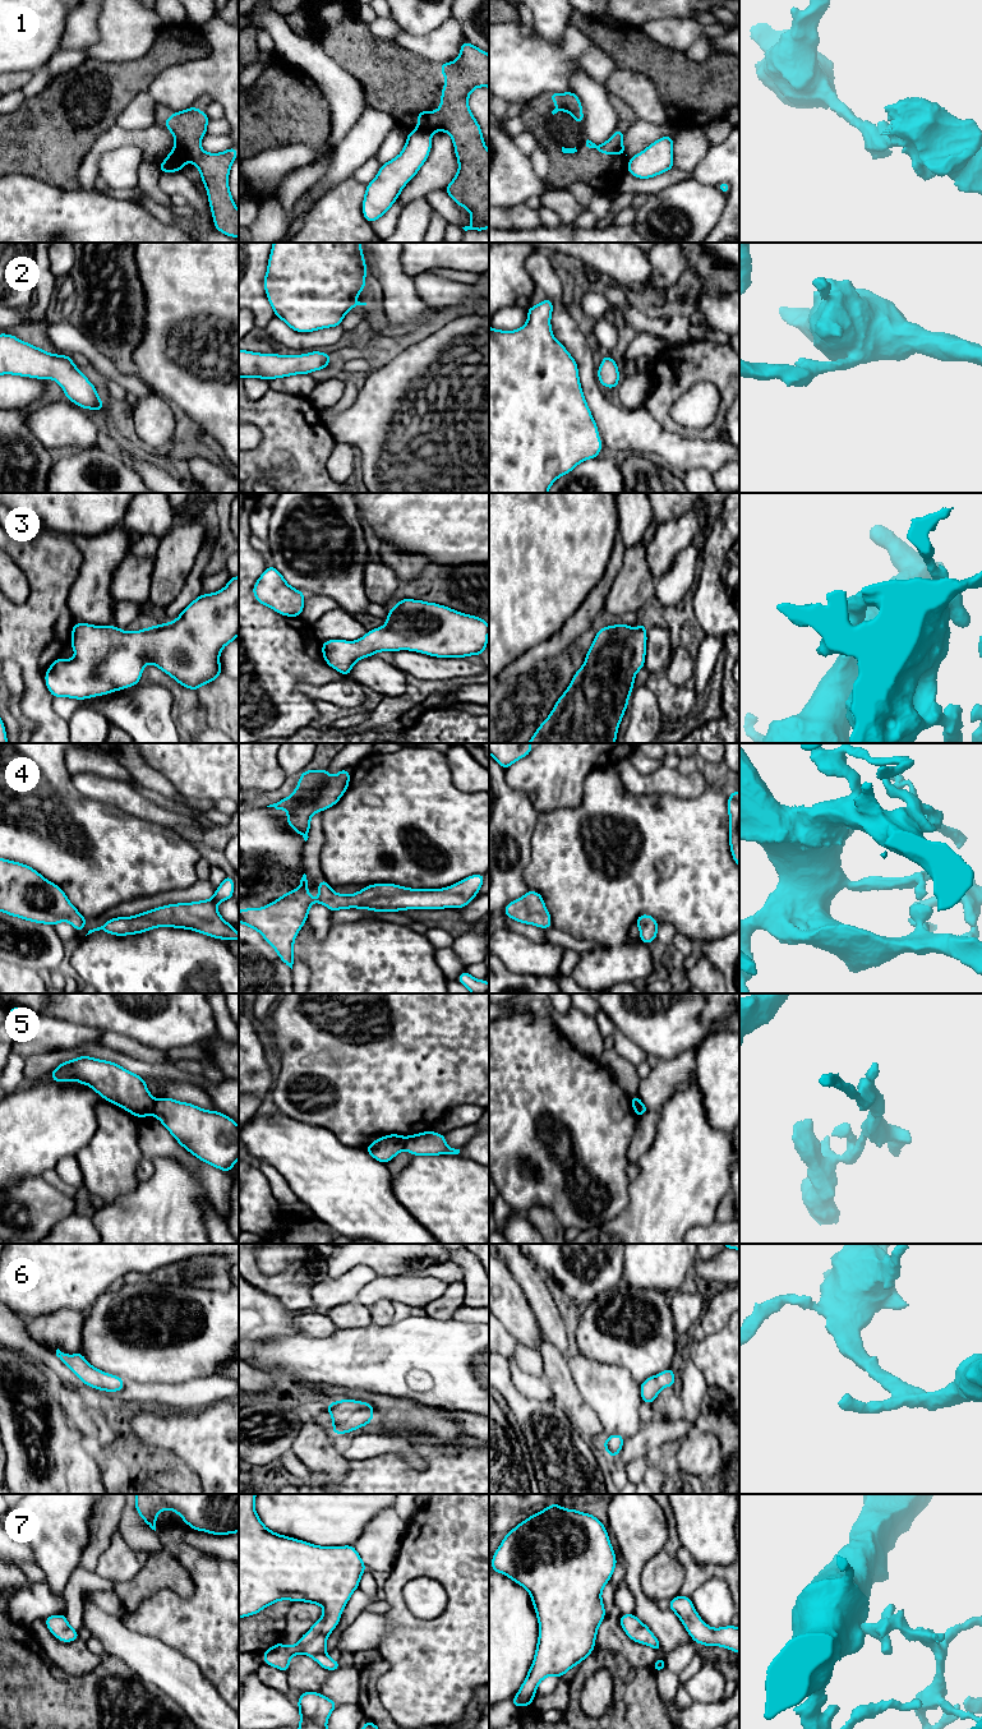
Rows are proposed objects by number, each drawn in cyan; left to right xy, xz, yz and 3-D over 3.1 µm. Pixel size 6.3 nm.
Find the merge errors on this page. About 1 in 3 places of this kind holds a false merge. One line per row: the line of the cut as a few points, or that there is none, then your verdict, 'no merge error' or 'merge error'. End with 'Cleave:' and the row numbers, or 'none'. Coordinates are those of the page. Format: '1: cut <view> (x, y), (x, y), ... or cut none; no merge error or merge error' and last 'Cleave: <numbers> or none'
1: cut xz (413, 130), (432, 133); merge error
2: cut none; no merge error
3: cut none; no merge error
4: cut none; no merge error
5: cut xy (156, 1100), (152, 1112); merge error
6: cut none; no merge error
7: cut none; no merge error
Cleave: 1, 5

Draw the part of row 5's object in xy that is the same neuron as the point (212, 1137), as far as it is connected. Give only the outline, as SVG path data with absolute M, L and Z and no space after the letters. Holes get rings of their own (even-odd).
M166 1097L156 1099L153 1115L188 1152L230 1174L239 1159L239 1126L231 1117Z

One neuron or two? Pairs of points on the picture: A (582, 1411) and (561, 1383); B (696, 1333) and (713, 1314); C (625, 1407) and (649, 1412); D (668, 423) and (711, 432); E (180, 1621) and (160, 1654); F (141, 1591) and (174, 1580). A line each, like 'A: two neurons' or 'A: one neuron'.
A: one neuron
B: one neuron
C: two neurons
D: one neuron
E: two neurons
F: one neuron

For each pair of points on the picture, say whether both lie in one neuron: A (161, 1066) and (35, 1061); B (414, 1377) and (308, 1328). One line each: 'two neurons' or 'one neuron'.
A: one neuron
B: two neurons

